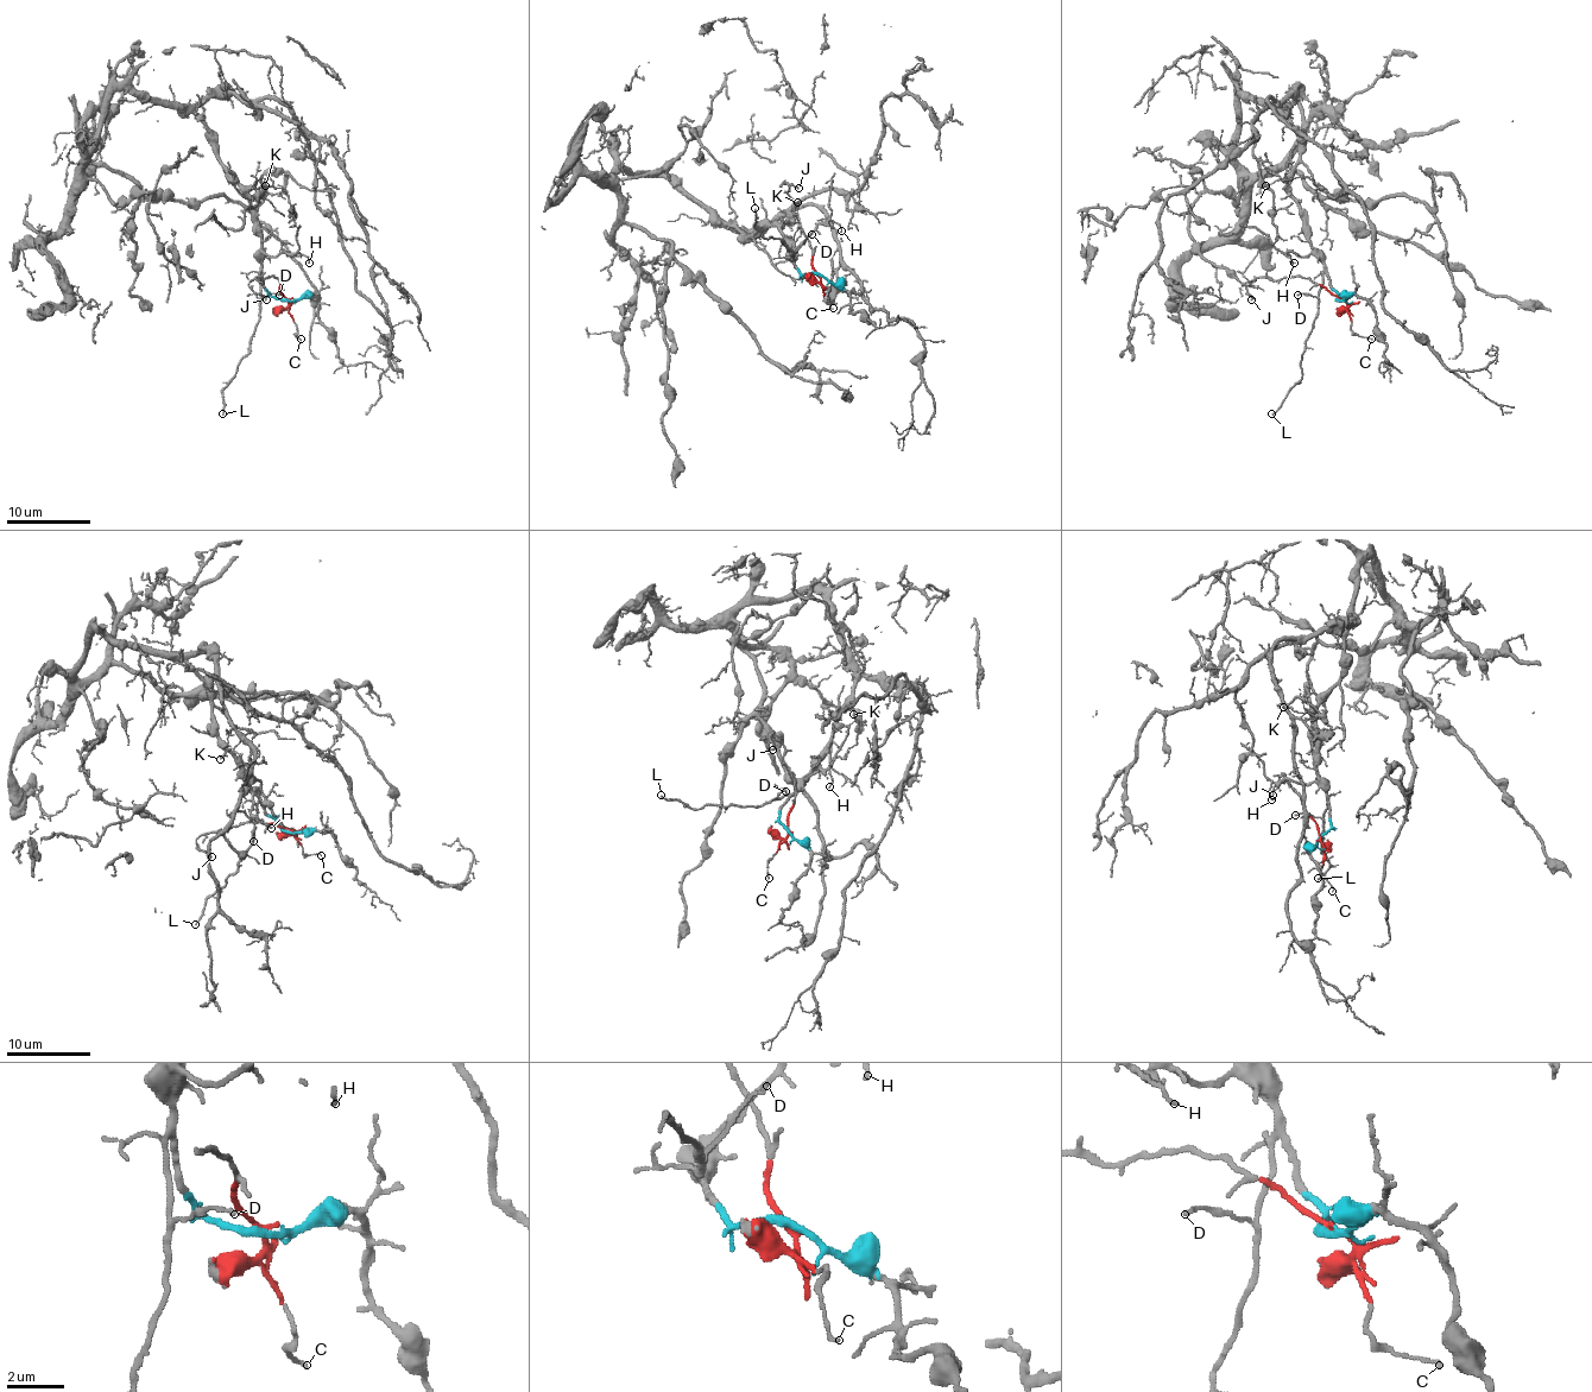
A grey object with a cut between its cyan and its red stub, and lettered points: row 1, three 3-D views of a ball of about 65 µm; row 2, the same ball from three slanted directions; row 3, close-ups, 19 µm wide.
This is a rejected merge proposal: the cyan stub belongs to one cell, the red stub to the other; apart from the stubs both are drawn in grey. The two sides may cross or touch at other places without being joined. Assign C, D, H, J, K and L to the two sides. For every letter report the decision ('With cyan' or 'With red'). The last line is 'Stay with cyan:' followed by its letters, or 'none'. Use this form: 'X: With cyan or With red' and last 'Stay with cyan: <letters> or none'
C: With red
D: With cyan
H: With cyan
J: With red
K: With cyan
L: With cyan
Stay with cyan: D, H, K, L

